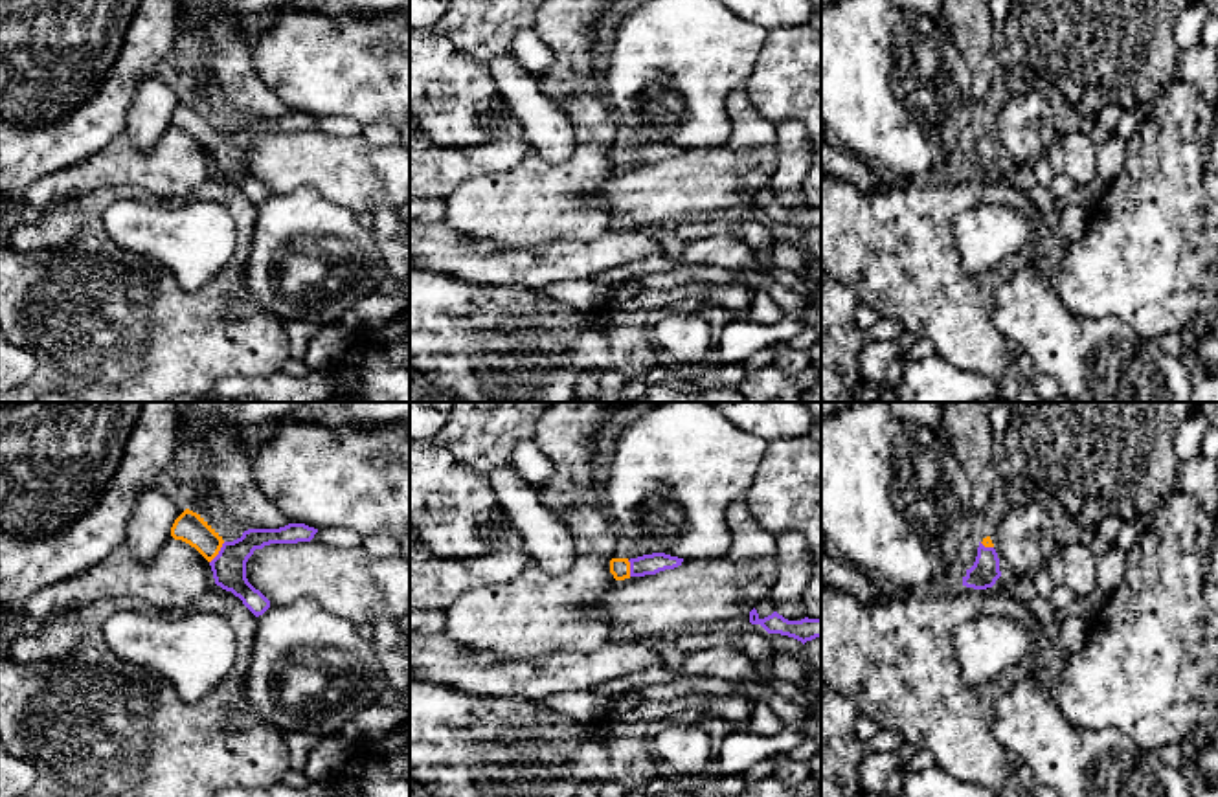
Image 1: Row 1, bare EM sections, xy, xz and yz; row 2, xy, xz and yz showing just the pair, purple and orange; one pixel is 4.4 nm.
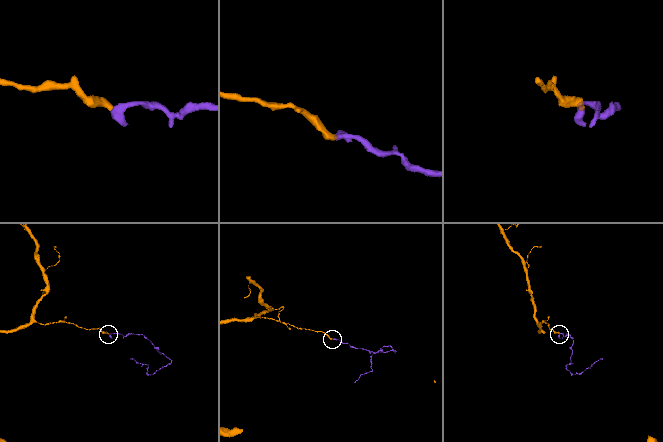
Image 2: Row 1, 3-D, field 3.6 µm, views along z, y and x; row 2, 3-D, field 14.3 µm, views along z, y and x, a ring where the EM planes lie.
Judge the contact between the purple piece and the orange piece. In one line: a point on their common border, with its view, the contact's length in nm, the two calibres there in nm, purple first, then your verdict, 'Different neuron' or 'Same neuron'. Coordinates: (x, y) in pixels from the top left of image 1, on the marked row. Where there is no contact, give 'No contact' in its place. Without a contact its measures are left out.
Touches purple at xy (219, 553). Shared border 120 nm. Thickness 150 nm (purple) against 140 nm. Same neuron

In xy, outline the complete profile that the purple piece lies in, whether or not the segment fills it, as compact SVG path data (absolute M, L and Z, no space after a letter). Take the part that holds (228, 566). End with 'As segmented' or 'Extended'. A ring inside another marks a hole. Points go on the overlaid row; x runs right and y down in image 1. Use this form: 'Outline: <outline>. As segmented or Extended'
Outline: M186 509L173 523L171 536L195 547L211 566L215 584L226 591L231 591L242 601L242 604L255 615L263 615L270 608L270 601L255 589L246 578L246 562L255 549L263 549L270 544L298 544L310 542L318 529L305 523L288 523L279 529L248 529L241 538L224 542L222 536L197 512Z. Extended

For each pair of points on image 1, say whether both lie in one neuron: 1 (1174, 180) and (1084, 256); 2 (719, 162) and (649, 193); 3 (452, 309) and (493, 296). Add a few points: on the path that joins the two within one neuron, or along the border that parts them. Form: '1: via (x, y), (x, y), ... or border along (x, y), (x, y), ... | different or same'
1: via (1152, 195), (1106, 241) | same
2: via (702, 179), (665, 191) | same
3: via (462, 309), (480, 309), (484, 305) | same

